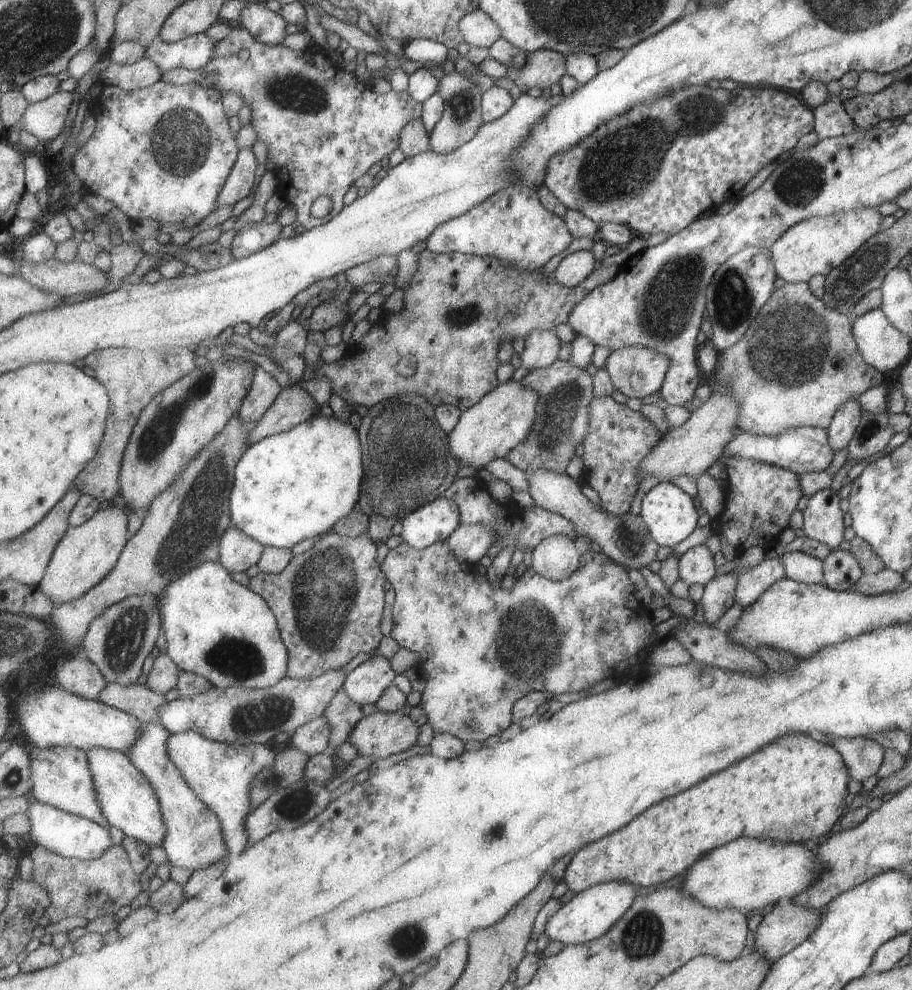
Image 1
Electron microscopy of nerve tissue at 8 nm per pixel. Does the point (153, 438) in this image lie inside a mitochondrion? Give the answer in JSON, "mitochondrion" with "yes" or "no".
{"mitochondrion":"yes"}

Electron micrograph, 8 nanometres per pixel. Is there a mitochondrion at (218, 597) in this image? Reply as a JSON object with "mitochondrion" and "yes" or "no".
{"mitochondrion":"no"}

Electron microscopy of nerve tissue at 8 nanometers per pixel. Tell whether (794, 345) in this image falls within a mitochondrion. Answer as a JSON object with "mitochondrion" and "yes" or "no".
{"mitochondrion":"yes"}

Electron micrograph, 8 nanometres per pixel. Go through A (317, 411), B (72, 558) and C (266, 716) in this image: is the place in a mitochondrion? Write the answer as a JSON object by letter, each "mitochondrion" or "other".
{"A":"other","B":"other","C":"mitochondrion"}

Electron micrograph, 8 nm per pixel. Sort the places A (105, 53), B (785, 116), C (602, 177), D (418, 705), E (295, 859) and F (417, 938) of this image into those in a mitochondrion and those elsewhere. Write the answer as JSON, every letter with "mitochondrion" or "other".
{"A":"other","B":"other","C":"mitochondrion","D":"other","E":"mitochondrion","F":"mitochondrion"}

